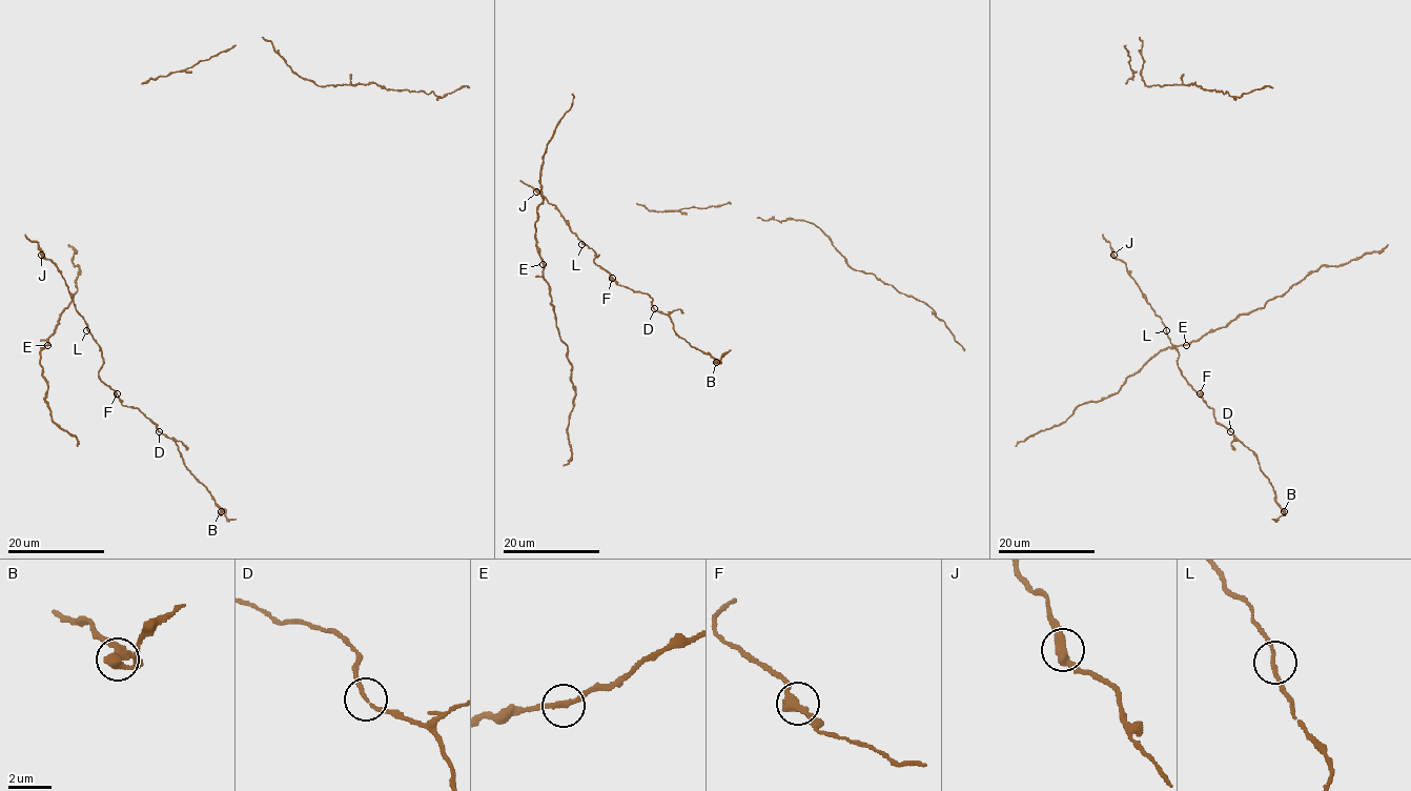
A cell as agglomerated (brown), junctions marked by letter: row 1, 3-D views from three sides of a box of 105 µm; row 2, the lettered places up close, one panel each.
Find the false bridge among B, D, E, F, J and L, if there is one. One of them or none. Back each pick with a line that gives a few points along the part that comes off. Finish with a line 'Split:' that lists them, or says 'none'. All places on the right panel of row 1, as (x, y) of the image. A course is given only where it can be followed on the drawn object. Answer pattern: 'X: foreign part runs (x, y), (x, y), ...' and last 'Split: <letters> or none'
Split: none

